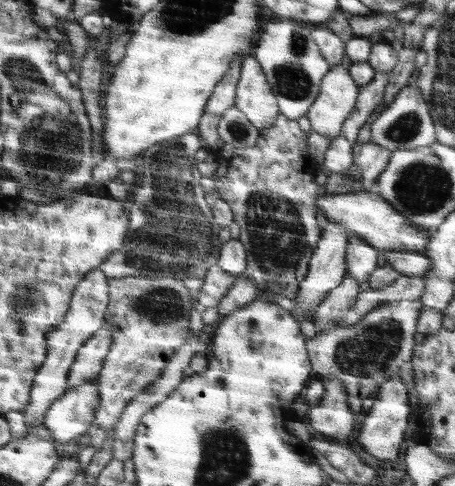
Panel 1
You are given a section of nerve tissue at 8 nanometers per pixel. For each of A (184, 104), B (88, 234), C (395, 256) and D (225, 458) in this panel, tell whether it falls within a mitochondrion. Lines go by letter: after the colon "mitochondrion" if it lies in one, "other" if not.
A: other
B: other
C: other
D: mitochondrion

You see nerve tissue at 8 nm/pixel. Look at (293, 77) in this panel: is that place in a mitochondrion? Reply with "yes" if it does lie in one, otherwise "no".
yes

